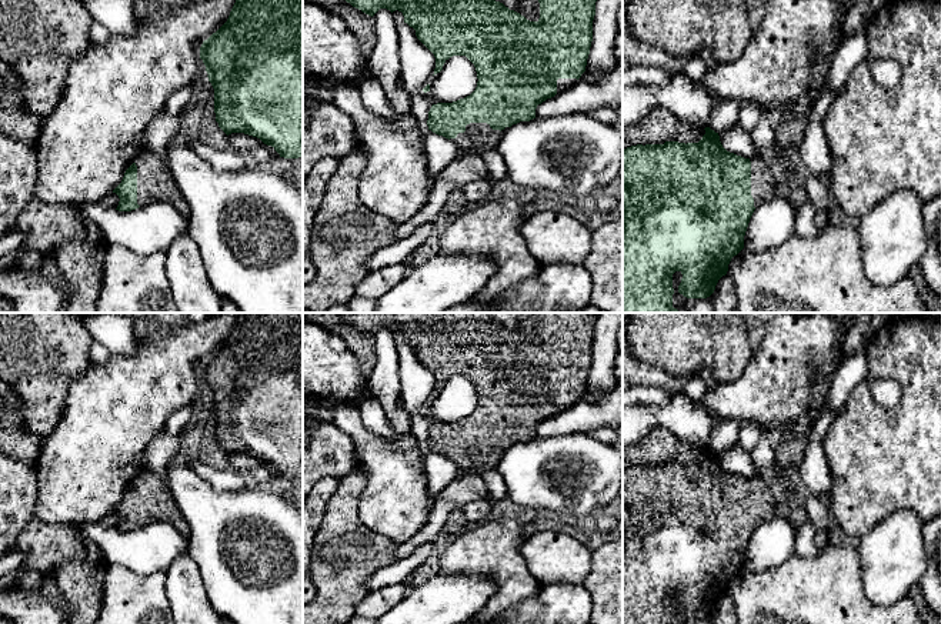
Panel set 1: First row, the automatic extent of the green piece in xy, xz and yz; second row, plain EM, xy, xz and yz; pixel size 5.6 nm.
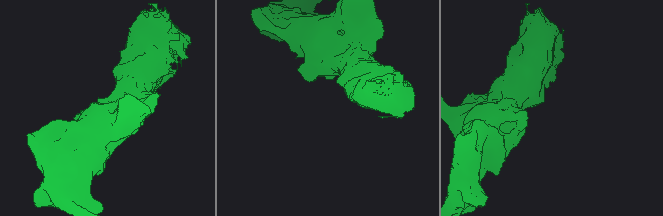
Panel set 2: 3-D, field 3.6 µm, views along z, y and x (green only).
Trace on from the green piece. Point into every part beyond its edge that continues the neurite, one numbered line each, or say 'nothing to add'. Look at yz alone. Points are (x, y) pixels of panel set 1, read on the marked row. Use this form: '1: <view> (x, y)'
1: yz (763, 187)

